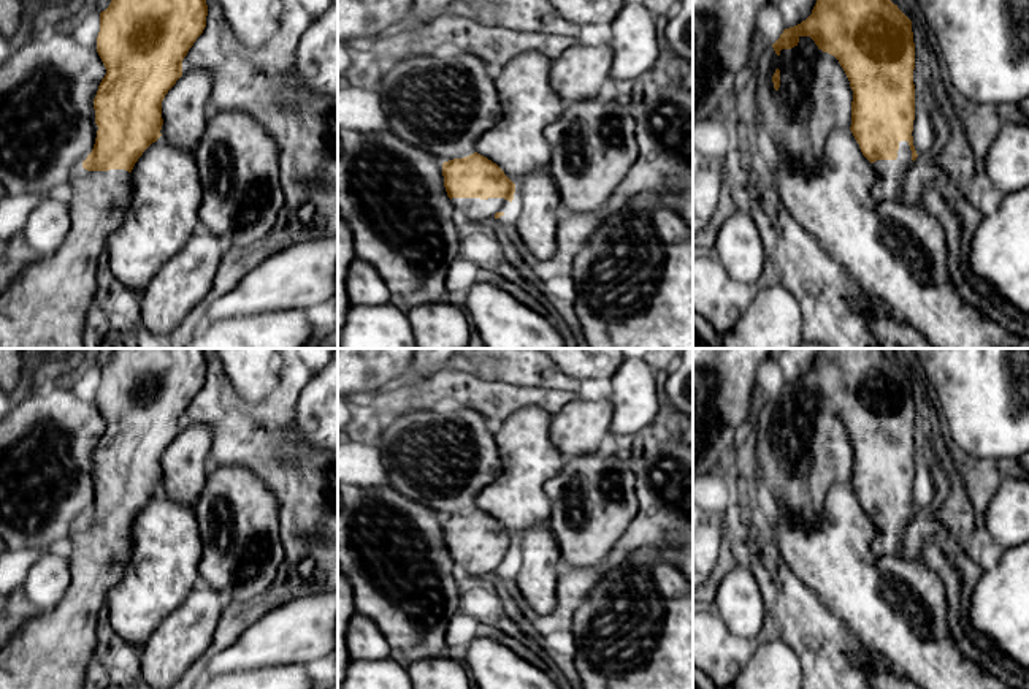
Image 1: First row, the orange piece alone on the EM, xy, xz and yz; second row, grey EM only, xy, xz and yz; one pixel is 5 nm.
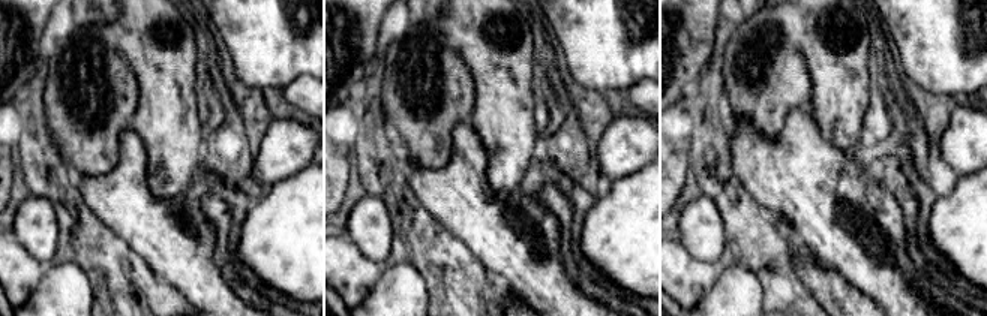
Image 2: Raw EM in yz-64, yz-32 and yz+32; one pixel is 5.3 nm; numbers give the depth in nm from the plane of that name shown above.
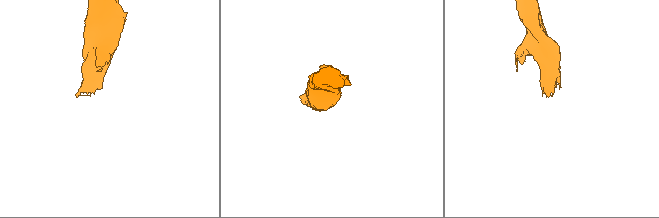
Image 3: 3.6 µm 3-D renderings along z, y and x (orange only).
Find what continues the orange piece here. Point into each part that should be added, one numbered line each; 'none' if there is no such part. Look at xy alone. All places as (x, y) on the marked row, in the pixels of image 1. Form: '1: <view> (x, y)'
1: xy (45, 306)

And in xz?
1: xz (479, 211)

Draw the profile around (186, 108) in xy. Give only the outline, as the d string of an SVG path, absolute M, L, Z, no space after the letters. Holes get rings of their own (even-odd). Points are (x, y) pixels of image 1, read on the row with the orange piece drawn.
M205 68L182 71L162 101L162 138L192 152L211 112L212 76Z

